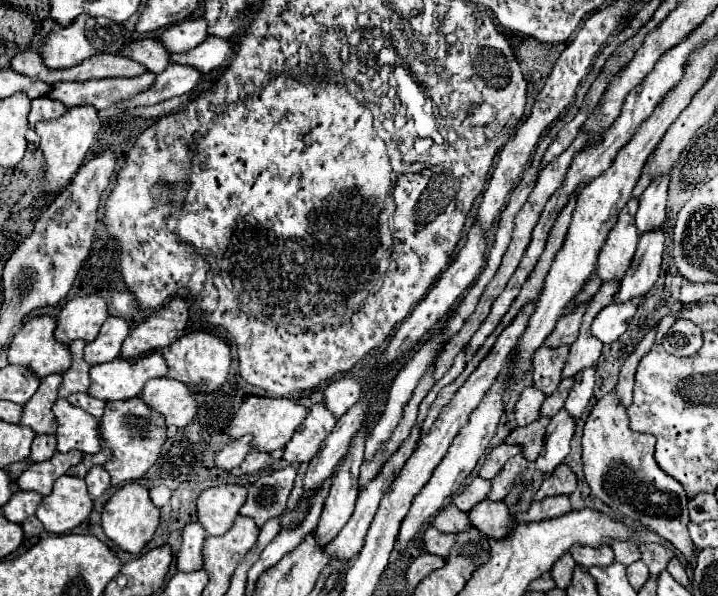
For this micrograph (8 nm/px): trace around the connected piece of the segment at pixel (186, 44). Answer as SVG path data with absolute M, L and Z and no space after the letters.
M187 20L175 26L165 28L157 40L167 48L167 52L187 52L189 48L201 44L201 40L205 40L207 28L205 28L205 20Z

